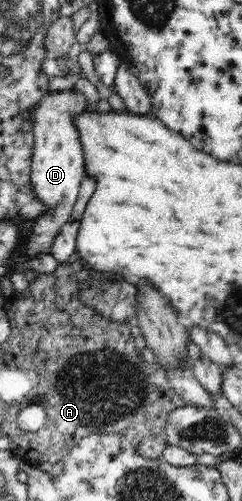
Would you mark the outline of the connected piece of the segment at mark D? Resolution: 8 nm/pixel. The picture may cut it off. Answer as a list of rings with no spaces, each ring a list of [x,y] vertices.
[[[74,87],[47,92],[35,108],[31,183],[35,188],[38,203],[49,206],[49,209],[47,213],[35,217],[29,223],[25,237],[28,239],[26,247],[30,254],[48,252],[61,227],[69,221],[73,213],[79,195],[79,185],[85,177],[85,152],[75,117],[86,113],[87,104],[85,93]]]

